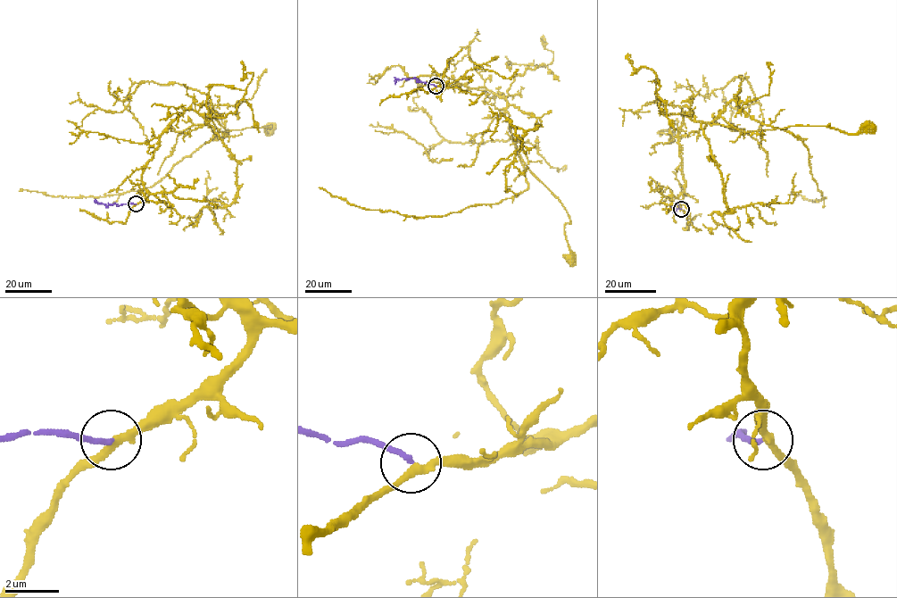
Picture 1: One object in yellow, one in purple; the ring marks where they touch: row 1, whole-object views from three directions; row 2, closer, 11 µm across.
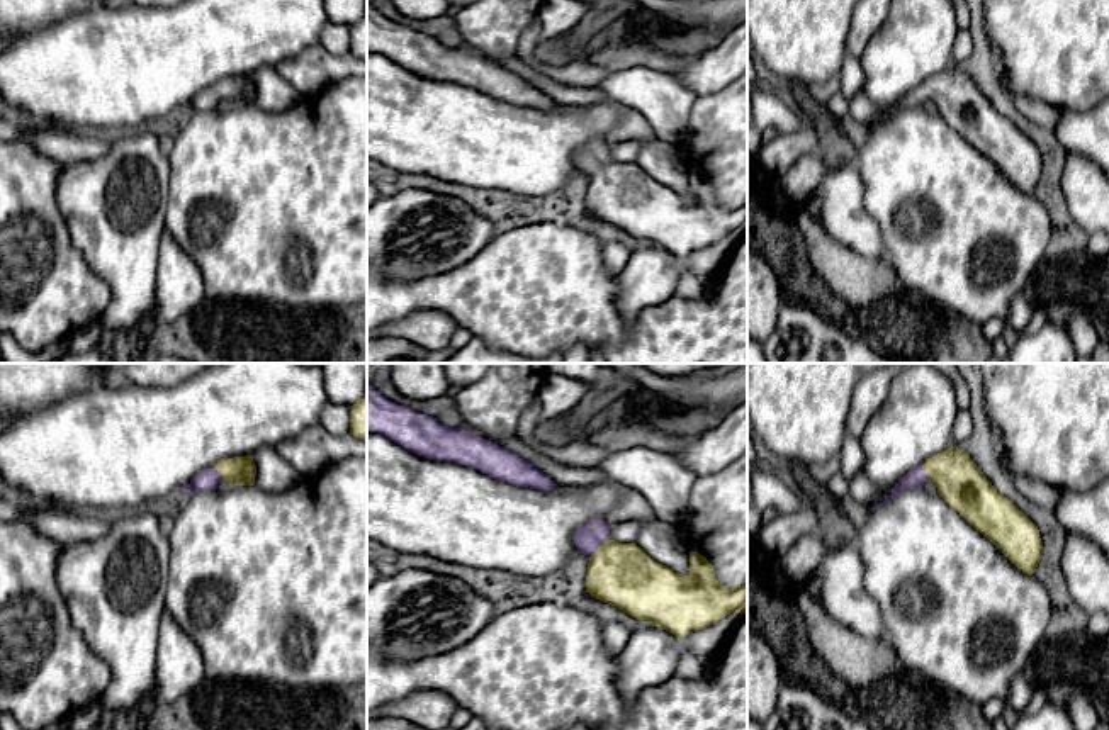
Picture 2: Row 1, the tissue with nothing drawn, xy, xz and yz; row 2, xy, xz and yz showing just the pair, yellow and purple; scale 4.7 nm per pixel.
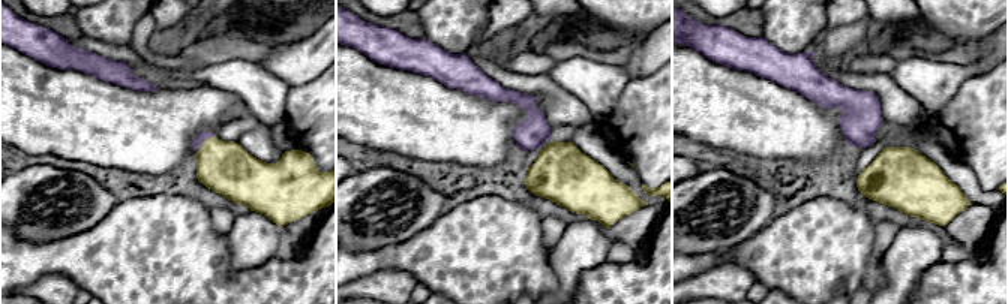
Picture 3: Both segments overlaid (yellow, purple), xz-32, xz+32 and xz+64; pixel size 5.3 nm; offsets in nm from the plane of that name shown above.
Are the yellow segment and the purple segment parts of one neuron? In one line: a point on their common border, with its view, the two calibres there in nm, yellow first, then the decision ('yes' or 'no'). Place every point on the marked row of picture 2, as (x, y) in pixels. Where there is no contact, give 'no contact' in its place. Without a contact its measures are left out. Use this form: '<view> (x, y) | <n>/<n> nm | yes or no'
xz (600, 547) | 300/120 nm | yes

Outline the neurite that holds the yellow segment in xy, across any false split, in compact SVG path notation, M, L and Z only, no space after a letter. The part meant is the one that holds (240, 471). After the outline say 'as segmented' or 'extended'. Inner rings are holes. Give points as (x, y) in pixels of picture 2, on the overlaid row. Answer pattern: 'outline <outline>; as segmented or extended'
outline M251 455L234 457L217 462L214 467L199 472L182 497L192 492L212 492L219 484L228 482L233 486L255 486L256 465Z; extended

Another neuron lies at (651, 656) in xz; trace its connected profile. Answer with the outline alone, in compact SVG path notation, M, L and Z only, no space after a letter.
M664 628L633 630L618 654L615 682L622 698L632 705L644 689L671 679L683 654L679 640Z

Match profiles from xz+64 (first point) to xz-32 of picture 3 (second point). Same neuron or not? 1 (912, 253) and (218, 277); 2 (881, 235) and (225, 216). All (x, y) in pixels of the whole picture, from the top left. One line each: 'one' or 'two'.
1: two
2: one

